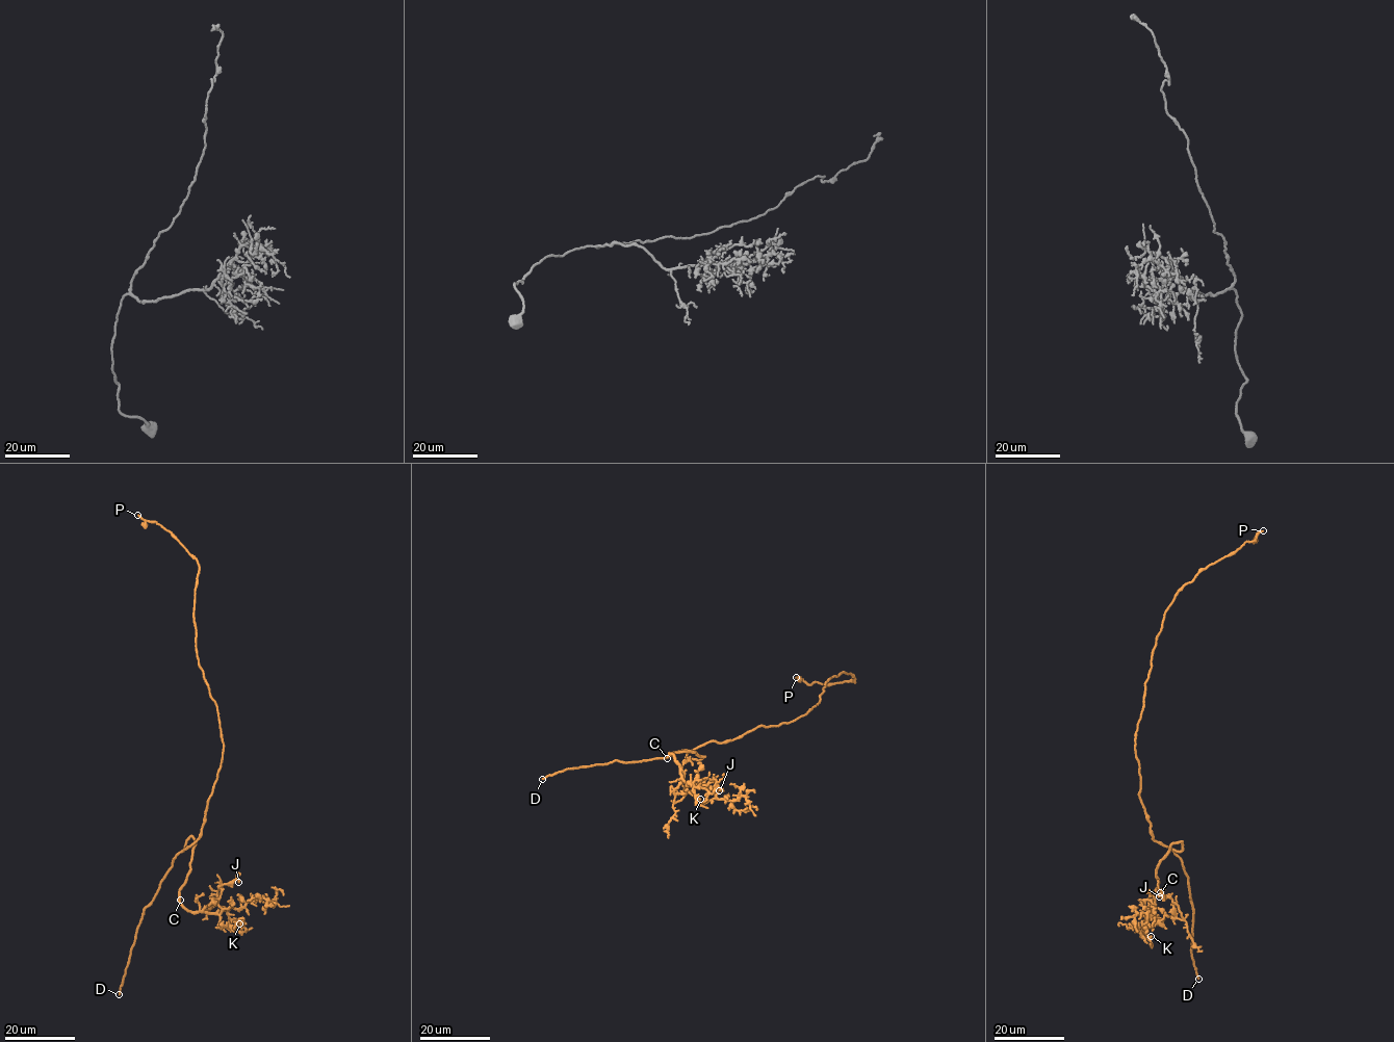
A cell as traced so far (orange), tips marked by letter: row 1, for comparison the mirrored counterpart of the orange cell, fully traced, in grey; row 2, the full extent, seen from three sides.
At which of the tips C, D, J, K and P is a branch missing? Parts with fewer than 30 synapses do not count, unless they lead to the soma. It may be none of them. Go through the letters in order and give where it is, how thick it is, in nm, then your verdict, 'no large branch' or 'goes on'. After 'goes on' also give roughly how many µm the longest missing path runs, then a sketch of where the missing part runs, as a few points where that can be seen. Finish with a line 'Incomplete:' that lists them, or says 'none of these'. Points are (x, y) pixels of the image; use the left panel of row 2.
C: (180, 900) | 170 nm | goes on | 35 µm | (180, 900), (170, 912), (178, 918), (187, 917), (204, 903), (210, 903), (218, 918)
D: (119, 994) | 160 nm | goes on | 35 µm
J: (238, 882) | 150 nm | no large branch
K: (239, 923) | 170 nm | no large branch
P: (137, 515) | 170 nm | no large branch
Incomplete: C, D

